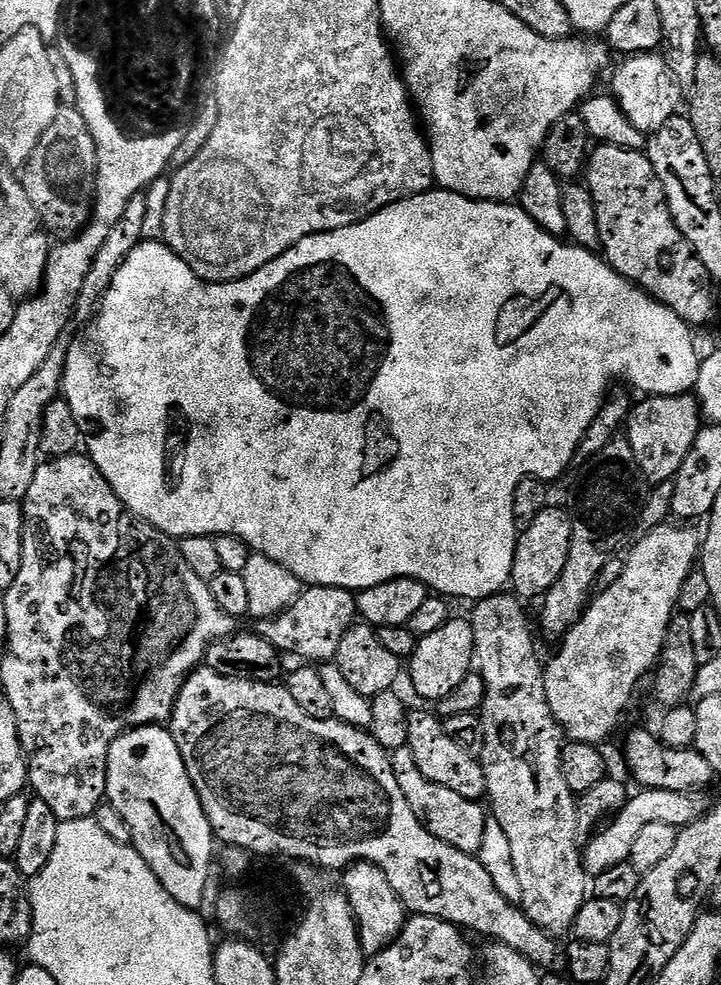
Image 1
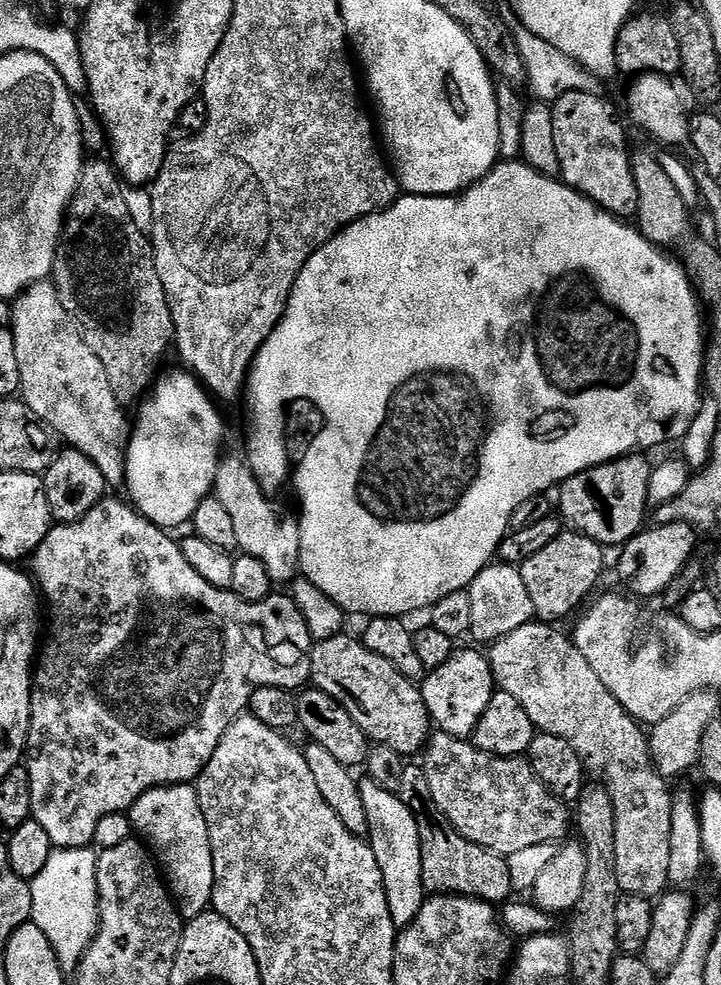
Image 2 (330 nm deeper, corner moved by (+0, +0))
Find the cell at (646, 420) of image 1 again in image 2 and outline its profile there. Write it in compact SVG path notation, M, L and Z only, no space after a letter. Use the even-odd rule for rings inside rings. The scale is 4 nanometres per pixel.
M644 454L620 456L587 468L559 485L558 516L571 531L580 532L601 546L623 546L645 527L644 511L650 508L648 491L653 465Z

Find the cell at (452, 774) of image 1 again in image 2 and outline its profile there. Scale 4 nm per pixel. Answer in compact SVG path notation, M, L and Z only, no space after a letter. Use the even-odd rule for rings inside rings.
M339 634L326 641L313 643L312 645L312 661L310 662L311 687L322 690L326 694L330 694L330 698L334 698L346 710L346 714L350 714L350 718L354 718L354 722L358 722L358 726L362 726L362 730L368 735L369 741L373 745L381 744L382 746L390 746L390 750L398 750L398 754L405 758L412 758L415 754L423 753L428 737L434 731L434 725L426 710L426 702L422 702L422 694L419 687L413 681L407 680L402 674L398 674L398 670L390 662L386 662L386 658L382 658L378 654L374 654L374 650L370 650L364 645L363 639L347 634Z

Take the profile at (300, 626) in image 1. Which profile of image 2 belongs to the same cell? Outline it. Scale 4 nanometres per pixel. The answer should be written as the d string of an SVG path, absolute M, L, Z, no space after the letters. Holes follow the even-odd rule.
M105 498L81 520L69 524L53 523L52 529L32 551L30 575L38 585L39 595L48 603L48 641L43 641L34 664L32 677L32 717L28 727L26 767L30 774L30 802L32 819L50 834L56 848L87 848L92 844L94 830L106 814L127 813L142 794L152 788L167 788L170 784L192 784L200 779L202 770L210 762L218 742L239 716L245 715L250 698L256 688L278 686L300 690L309 683L312 671L312 645L314 643L306 619L299 612L291 595L273 594L262 602L239 600L230 590L215 588L190 567L179 543L171 540L165 529L152 524L136 511L131 503Z

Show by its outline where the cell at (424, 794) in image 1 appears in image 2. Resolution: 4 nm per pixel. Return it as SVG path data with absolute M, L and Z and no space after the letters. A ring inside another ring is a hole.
M416 762L405 763L402 770L402 786L399 797L414 814L414 822L418 822L418 838L422 838L422 882L428 894L445 896L469 896L475 900L485 900L487 904L500 906L513 895L510 882L510 866L503 856L495 856L482 846L474 846L438 810L434 798L430 794L430 786L426 782L423 767Z

